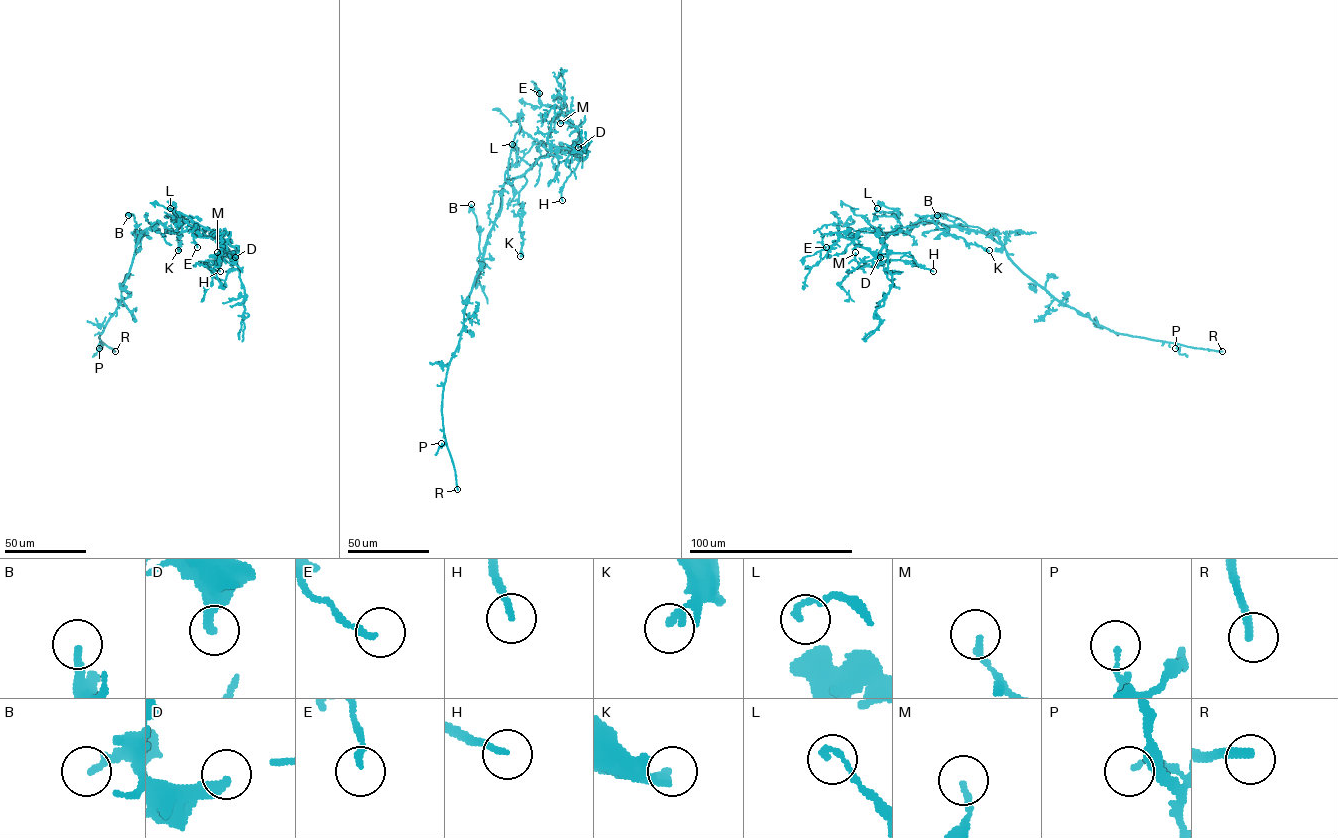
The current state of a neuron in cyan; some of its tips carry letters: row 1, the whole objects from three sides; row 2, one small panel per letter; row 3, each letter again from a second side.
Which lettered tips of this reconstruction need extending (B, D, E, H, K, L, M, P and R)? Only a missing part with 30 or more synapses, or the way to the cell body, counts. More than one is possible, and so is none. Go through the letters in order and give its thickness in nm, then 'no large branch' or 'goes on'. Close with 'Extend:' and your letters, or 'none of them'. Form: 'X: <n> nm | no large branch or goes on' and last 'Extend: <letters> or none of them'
B: 240 nm | no large branch
D: 240 nm | no large branch
E: 170 nm | no large branch
H: 180 nm | goes on
K: 200 nm | no large branch
L: 190 nm | no large branch
M: 190 nm | no large branch
P: 130 nm | no large branch
R: 280 nm | goes on
Extend: H, R

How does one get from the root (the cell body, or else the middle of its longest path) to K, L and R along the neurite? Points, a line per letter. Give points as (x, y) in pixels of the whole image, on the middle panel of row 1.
K: (485, 246), (499, 207), (502, 186), (524, 175), (526, 183), (518, 194), (523, 239), (520, 256)
L: (485, 246), (499, 207), (502, 186), (531, 168), (523, 160), (516, 166), (516, 146), (512, 144)
R: (485, 246), (464, 309), (458, 346), (448, 366), (442, 394), (443, 433), (457, 489)

